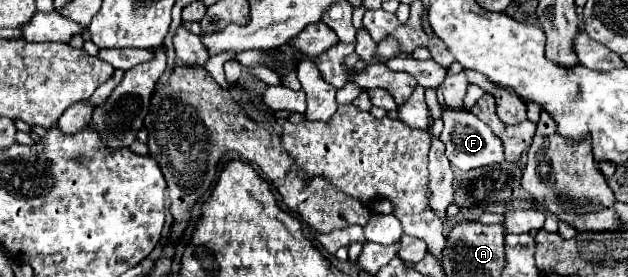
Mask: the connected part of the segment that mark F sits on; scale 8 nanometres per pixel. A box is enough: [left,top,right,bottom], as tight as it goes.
[440,112,504,170]

